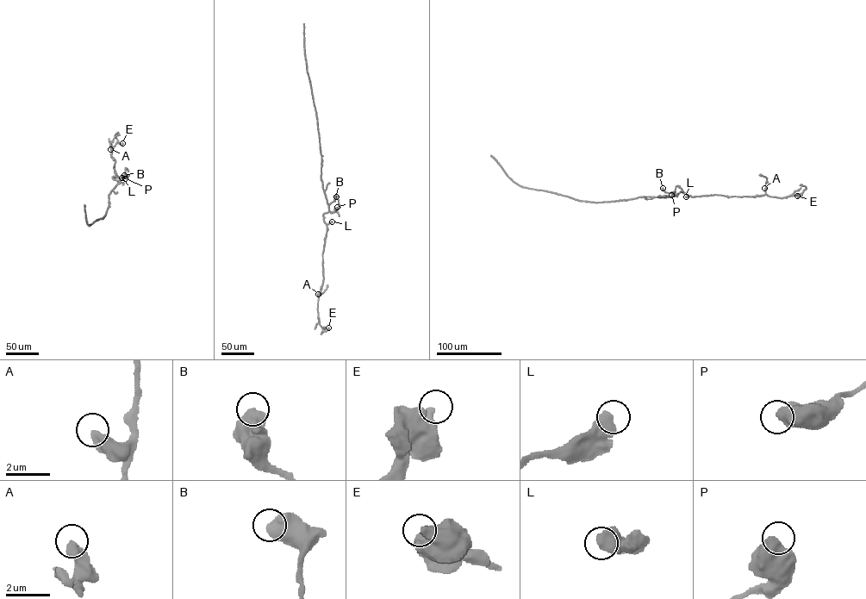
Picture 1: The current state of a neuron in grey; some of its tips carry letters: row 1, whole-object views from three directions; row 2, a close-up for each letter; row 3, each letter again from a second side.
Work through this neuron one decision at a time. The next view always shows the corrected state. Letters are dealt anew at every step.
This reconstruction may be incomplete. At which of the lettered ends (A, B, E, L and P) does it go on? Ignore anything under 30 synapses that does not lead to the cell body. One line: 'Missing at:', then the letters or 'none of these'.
Missing at: none of these

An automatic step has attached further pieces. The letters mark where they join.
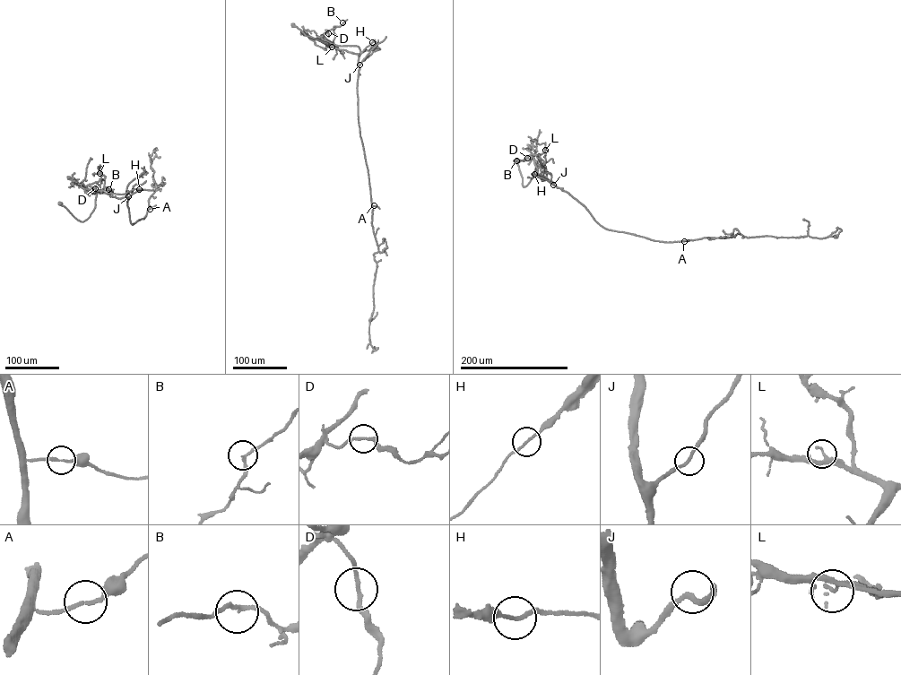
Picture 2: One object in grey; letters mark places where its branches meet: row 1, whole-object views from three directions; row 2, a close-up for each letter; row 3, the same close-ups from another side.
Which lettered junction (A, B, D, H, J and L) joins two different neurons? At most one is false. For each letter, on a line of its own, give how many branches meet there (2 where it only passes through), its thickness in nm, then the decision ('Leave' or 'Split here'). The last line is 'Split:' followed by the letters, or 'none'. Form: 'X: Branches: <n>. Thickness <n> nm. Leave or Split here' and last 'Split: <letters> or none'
A: Branches: 2. Thickness 160 nm. Leave
B: Branches: 2. Thickness 150 nm. Leave
D: Branches: 2. Thickness 180 nm. Leave
H: Branches: 2. Thickness 150 nm. Leave
J: Branches: 2. Thickness 200 nm. Leave
L: Branches: 2. Thickness 200 nm. Leave
Split: none

